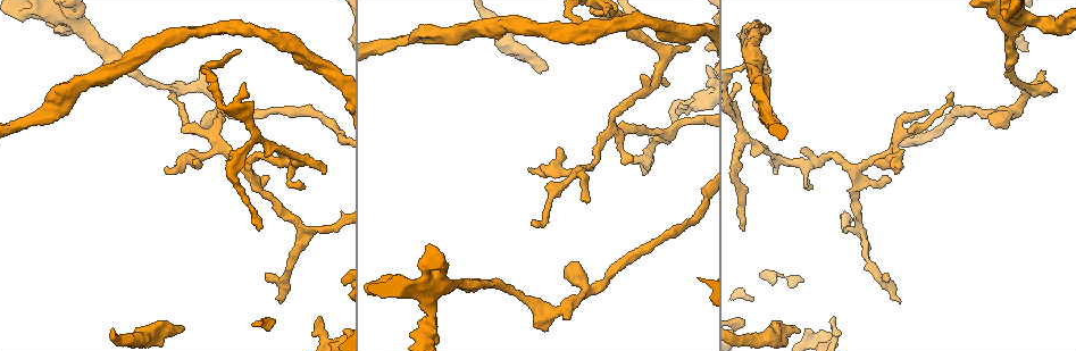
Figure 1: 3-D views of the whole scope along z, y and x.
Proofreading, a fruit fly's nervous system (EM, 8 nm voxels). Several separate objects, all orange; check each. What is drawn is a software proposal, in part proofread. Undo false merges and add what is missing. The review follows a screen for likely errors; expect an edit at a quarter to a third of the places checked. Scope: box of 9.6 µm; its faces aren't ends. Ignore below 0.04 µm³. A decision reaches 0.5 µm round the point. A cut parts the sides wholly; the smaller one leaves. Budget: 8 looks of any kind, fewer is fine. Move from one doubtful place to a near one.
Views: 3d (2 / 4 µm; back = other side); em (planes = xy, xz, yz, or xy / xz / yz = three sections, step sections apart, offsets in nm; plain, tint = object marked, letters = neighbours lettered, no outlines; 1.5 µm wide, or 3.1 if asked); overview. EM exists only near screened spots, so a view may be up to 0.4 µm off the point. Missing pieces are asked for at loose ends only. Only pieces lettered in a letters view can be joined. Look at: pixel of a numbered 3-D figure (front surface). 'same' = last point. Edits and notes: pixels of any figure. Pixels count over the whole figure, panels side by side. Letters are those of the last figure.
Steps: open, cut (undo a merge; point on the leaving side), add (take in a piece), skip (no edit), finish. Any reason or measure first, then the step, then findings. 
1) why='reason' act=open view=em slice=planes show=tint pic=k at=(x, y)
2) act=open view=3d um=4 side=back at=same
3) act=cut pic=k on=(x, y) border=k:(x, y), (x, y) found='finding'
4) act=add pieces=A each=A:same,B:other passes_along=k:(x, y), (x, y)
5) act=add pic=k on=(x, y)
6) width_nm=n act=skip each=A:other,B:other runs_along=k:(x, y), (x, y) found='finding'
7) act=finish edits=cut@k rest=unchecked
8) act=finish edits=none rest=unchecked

why='branch stops here' act=open view=em slice=xy step=4 show=tint pic=1 at=(681, 108)

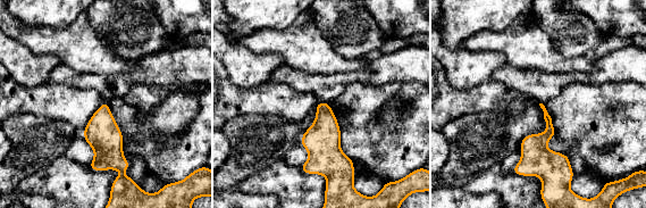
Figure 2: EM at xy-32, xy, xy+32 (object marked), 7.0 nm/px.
why='cut it another way' act=open view=em slice=planes show=letters at=same

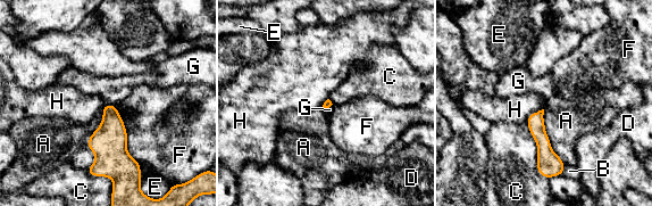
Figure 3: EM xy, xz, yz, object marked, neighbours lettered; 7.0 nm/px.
act=skip each=A:other,B:other,C:other,D:other,E:other,F:other,G:other,H:other border=3:(543, 108), (533, 112), (526, 122) found='no lettered piece goes on from it'

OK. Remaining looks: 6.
why='free end' act=open view=3d um=2 pic=1 at=(794, 325)

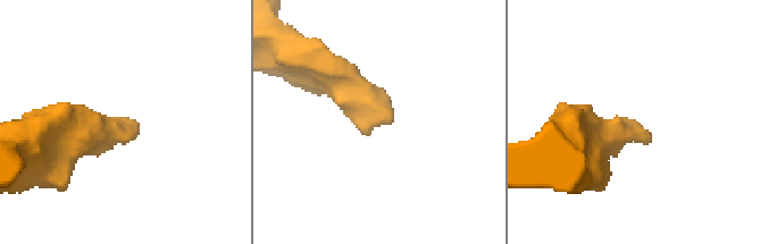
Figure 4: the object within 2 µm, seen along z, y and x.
act=open view=em slice=xz step=4 show=tint pic=4 at=(636, 126)

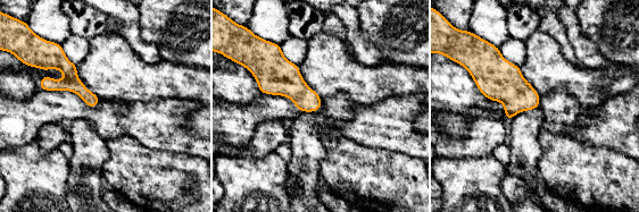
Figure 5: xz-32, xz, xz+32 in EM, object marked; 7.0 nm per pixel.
why='another direction' act=open view=em slice=planes show=letters at=same

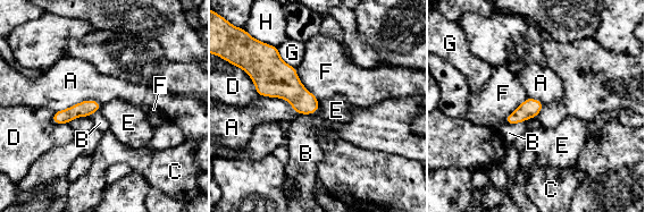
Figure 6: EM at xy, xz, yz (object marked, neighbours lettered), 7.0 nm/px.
act=skip each=A:other,B:other,C:other,D:other,E:other,F:other,G:other,H:other found='none of them fits'

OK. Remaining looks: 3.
why='free end' act=open view=em slice=planes show=plain pic=1 at=(325, 171)

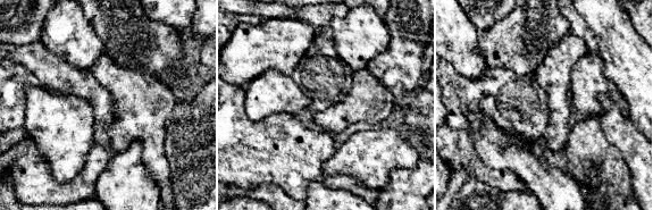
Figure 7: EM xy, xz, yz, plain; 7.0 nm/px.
why='what lies round it' act=open view=em slice=planes show=letters at=same

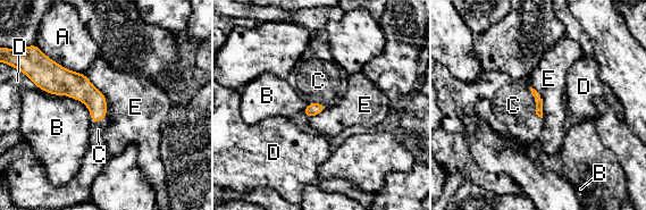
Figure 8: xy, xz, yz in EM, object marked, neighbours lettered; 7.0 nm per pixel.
act=add pieces=C each=A:other,B:other,C:same,D:other,E:other passes_along=8:(538, 101), (535, 103), (513, 104) found='it goes on there'

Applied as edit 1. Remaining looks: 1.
act=finish edits=add@8 rest=unchecked

